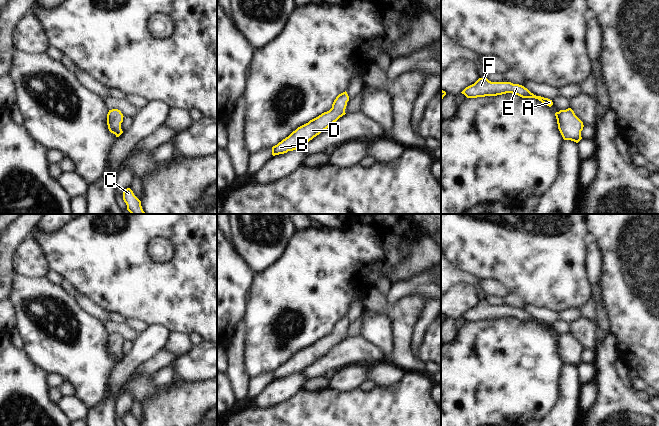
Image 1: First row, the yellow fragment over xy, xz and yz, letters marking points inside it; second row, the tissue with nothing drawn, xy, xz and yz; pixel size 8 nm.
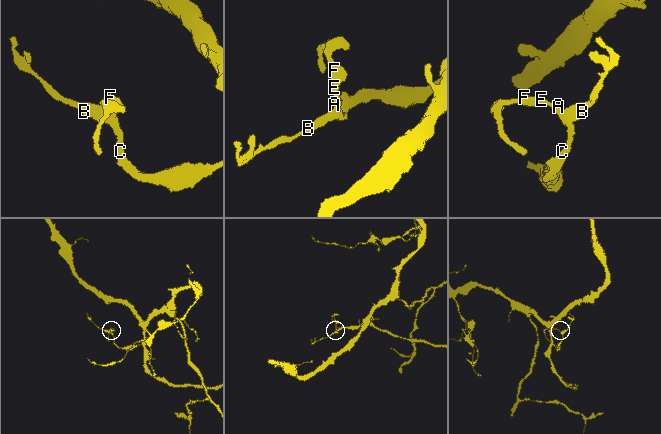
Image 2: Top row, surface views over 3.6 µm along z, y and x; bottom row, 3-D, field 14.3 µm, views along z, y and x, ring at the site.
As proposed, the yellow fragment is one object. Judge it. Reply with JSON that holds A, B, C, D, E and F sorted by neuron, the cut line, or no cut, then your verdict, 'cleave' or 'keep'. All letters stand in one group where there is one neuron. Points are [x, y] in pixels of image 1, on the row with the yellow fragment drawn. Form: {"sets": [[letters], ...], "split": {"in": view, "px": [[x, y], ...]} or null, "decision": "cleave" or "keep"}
{"sets": [["A", "B", "C", "D", "E", "F"]], "split": null, "decision": "keep"}

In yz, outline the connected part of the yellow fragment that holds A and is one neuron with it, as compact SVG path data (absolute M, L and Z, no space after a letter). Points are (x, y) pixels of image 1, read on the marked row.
M486 77L479 78L474 84L466 87L462 92L467 98L477 98L485 96L497 96L506 93L512 93L522 98L535 98L551 107L552 100L541 96L536 96L527 88L511 82L491 82Z

